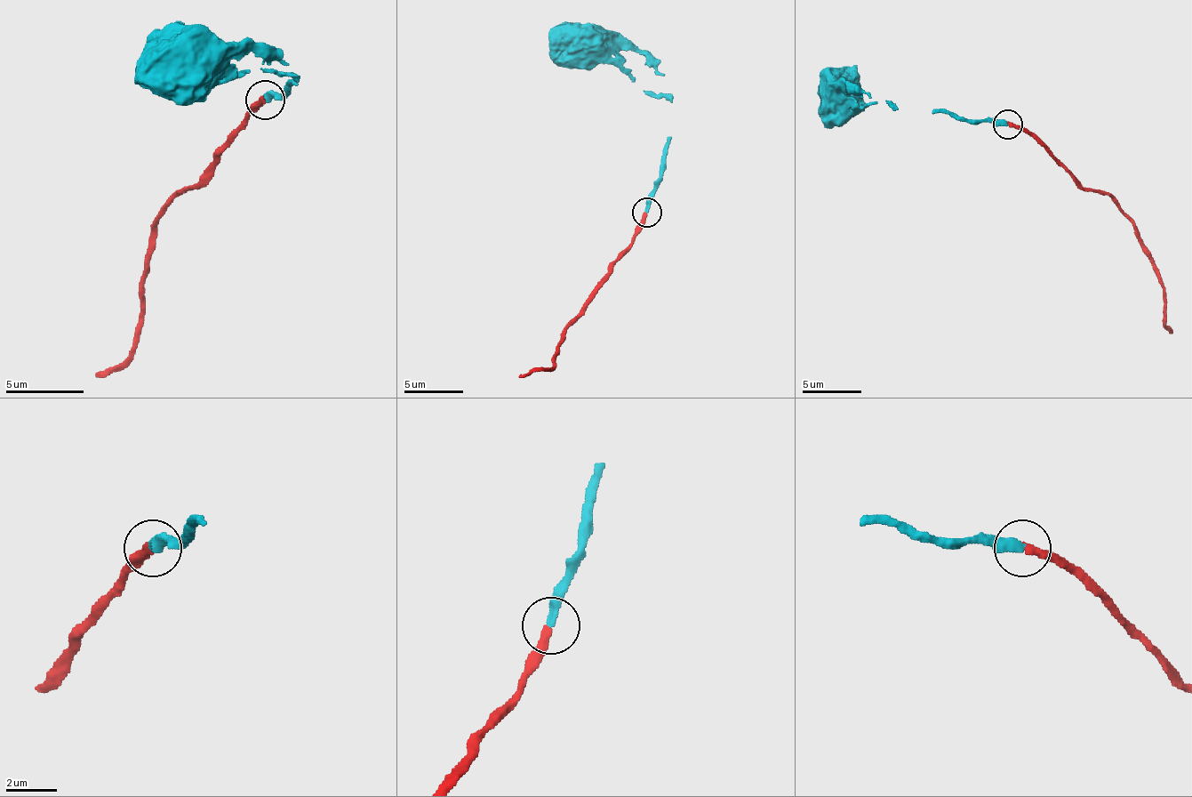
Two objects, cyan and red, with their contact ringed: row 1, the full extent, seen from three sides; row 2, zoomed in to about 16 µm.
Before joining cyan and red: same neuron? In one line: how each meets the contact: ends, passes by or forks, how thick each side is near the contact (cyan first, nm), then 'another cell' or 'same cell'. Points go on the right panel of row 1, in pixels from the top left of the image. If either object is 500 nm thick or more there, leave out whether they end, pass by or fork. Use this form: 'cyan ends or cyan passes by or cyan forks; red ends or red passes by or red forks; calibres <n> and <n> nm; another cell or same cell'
cyan ends; red ends; calibres 360 and 320 nm; same cell

